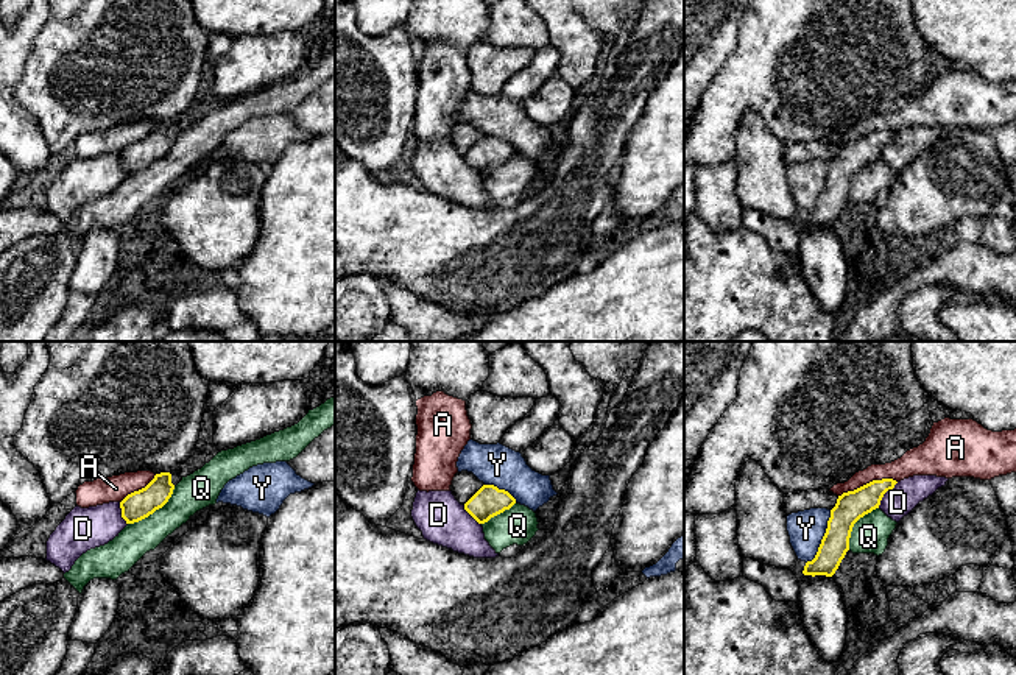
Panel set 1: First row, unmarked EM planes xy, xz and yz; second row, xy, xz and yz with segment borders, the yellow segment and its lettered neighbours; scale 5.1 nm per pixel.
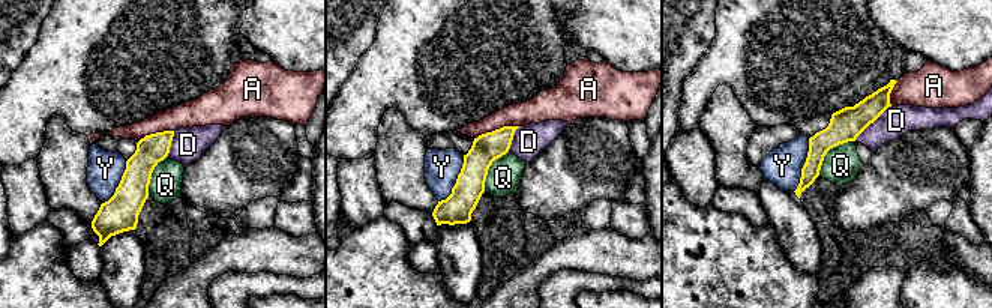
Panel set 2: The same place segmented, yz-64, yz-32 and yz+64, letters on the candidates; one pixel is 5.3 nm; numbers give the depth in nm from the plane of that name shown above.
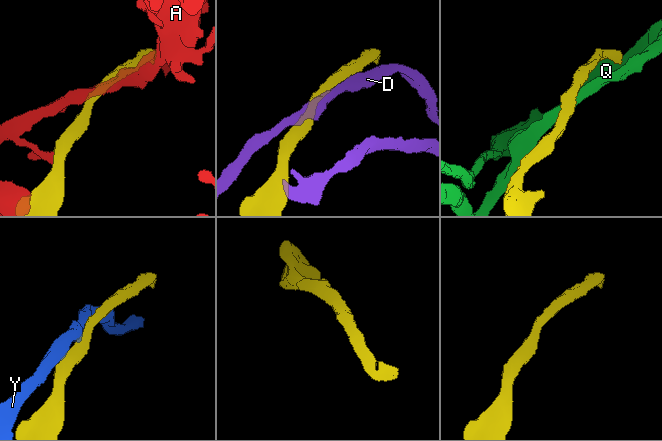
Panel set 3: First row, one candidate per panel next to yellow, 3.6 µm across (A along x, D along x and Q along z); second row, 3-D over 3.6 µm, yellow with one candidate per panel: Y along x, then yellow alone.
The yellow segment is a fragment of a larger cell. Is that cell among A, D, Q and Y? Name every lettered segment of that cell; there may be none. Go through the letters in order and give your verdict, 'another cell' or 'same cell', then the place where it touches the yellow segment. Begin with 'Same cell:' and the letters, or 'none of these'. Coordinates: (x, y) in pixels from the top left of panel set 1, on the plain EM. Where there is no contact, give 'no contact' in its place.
Same cell: none of these
A: another cell; contact yz (867, 134)
D: another cell; contact yz (884, 144)
Q: another cell; contact xy (155, 161)
Y: another cell; contact yz (823, 189)

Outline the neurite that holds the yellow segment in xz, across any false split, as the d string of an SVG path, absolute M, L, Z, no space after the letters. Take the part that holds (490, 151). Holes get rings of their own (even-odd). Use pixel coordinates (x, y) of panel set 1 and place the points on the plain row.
M483 136L466 154L464 161L478 173L485 175L491 168L510 161L516 150L505 140L494 136Z

